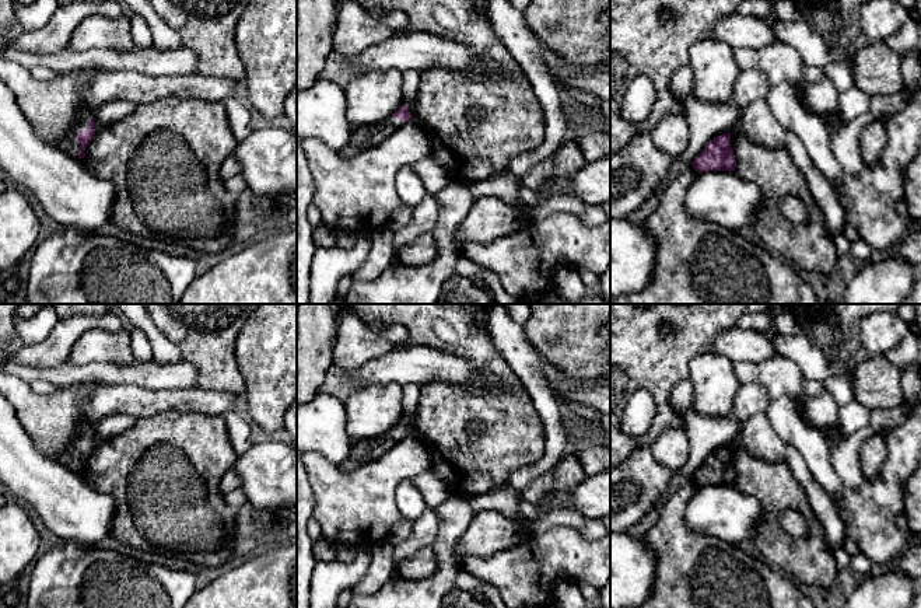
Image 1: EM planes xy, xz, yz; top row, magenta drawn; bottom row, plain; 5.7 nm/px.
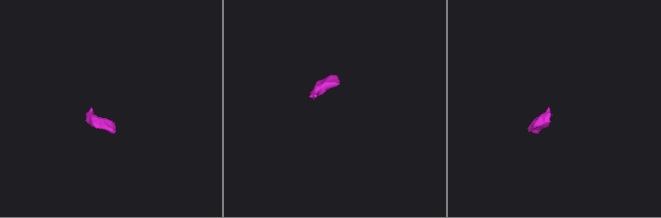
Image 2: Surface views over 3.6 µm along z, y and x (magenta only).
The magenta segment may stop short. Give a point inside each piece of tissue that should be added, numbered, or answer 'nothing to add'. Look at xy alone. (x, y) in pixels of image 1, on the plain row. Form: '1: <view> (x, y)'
1: xy (70, 458)

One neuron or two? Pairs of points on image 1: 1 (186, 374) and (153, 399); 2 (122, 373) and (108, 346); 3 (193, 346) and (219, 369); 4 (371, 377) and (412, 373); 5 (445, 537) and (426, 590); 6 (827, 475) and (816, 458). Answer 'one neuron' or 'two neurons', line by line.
1: two neurons
2: two neurons
3: one neuron
4: one neuron
5: one neuron
6: one neuron

